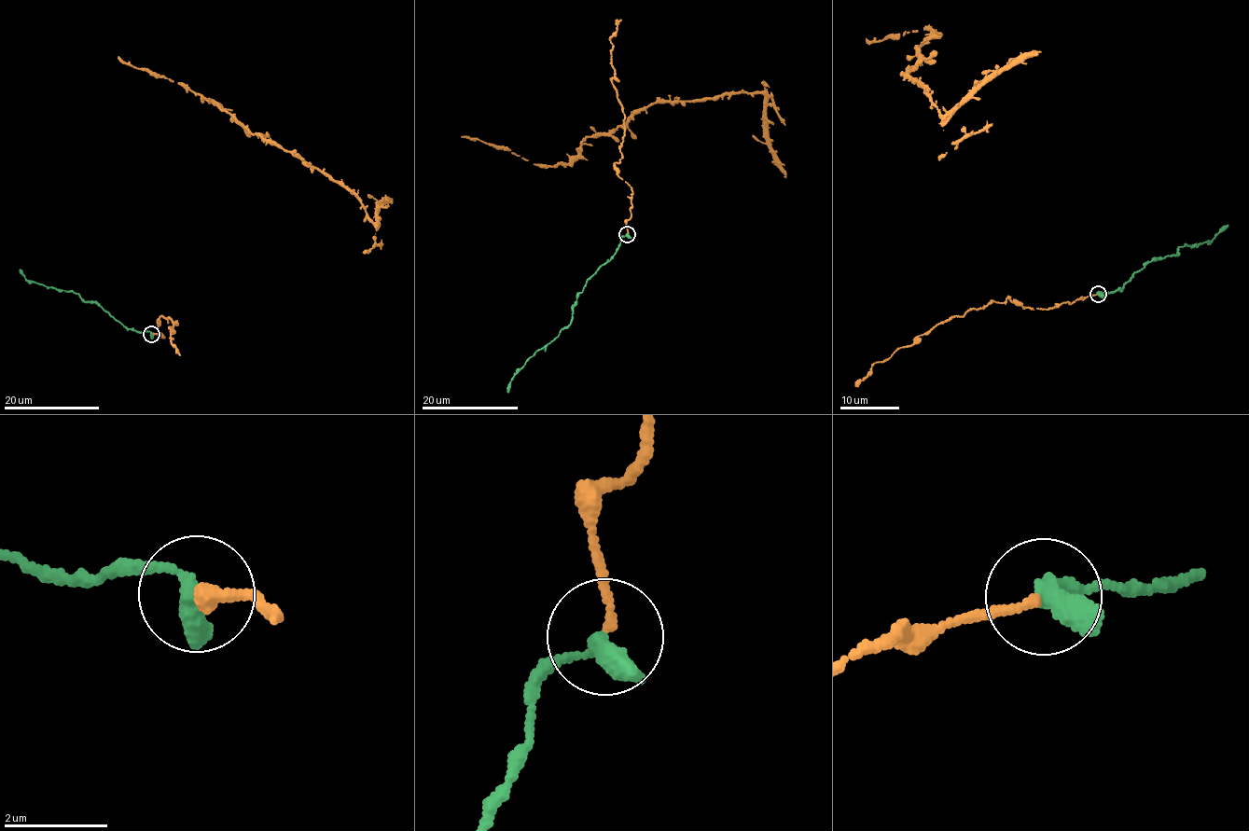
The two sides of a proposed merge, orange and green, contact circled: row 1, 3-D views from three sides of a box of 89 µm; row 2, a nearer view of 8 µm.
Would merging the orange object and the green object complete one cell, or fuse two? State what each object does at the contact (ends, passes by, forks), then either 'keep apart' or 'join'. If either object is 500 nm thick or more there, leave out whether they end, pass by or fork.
orange ends | green passes by | join

